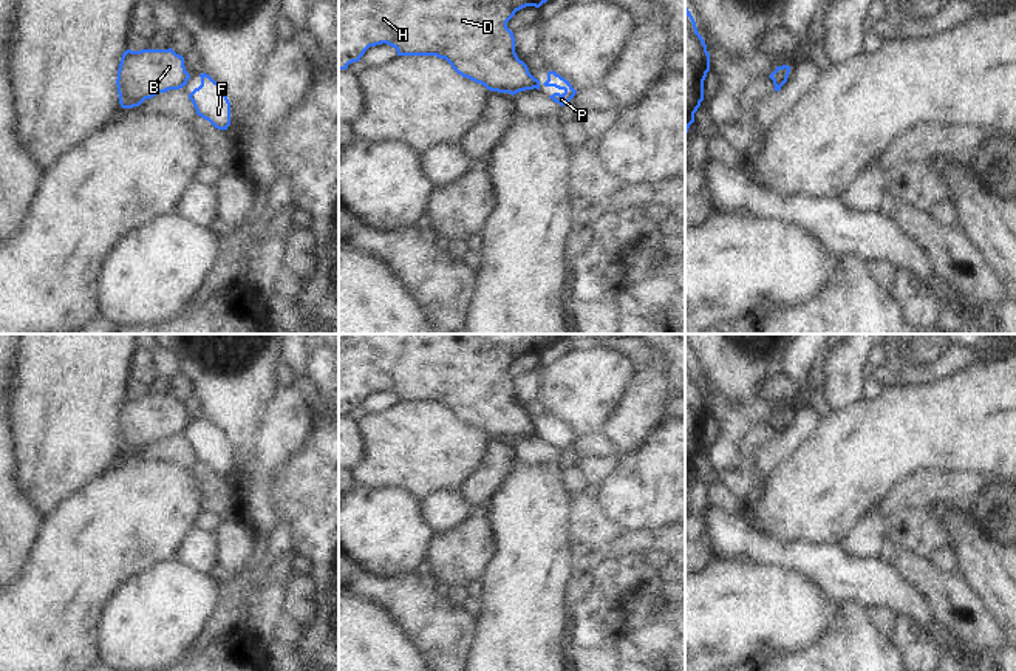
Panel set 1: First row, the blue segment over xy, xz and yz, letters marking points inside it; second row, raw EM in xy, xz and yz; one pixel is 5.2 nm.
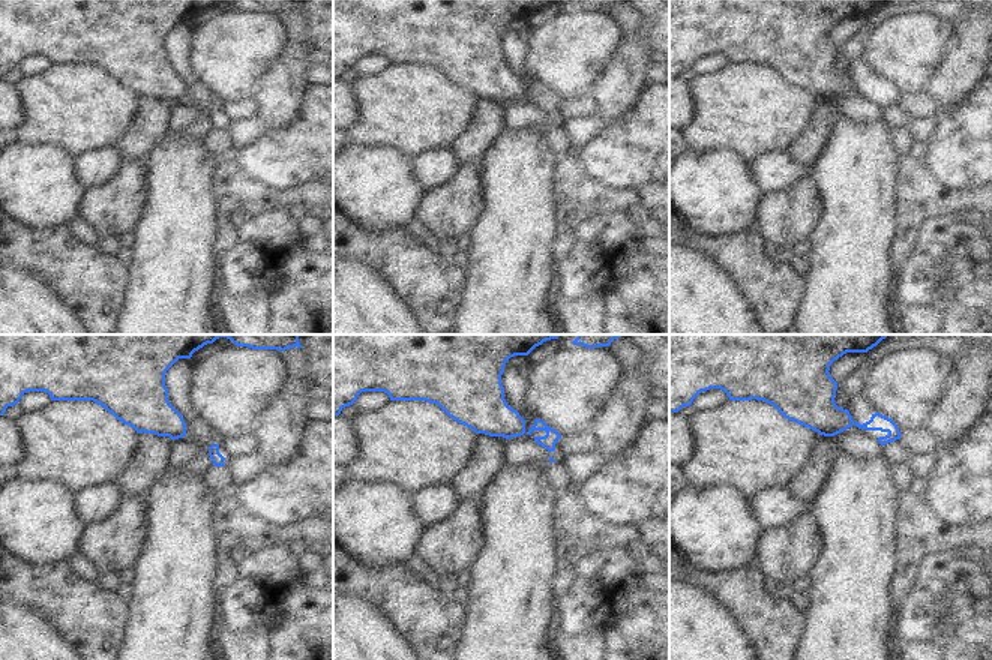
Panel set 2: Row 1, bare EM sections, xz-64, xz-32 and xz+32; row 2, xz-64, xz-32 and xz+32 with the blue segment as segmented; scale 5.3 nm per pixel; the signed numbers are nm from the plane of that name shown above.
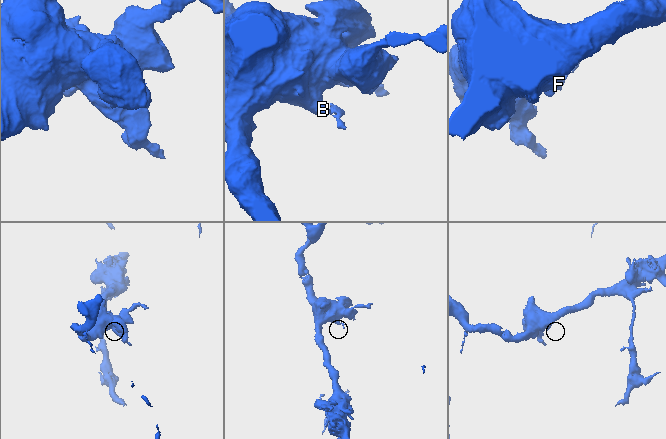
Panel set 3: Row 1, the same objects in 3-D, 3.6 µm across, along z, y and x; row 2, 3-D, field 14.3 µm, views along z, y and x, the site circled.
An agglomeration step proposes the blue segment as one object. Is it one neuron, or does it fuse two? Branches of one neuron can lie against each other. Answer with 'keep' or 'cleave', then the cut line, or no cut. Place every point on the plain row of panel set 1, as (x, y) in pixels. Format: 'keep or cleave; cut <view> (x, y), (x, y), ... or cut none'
cleave; cut xz (534, 425), (535, 433)

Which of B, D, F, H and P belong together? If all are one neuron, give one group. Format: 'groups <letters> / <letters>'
groups B D H / F P

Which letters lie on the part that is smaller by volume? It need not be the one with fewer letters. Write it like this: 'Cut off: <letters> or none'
Cut off: F, P

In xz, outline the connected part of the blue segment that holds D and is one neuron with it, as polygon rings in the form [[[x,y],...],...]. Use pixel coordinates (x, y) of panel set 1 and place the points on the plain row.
[[[339,334],[339,416],[359,408],[370,393],[387,390],[397,402],[436,402],[452,414],[490,438],[517,441],[534,436],[535,424],[515,399],[515,383],[507,368],[526,353],[543,349],[566,334]]]

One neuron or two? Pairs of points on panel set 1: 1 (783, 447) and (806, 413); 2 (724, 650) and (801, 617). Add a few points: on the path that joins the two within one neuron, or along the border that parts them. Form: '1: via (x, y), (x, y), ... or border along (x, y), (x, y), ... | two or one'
1: via (790, 439), (803, 421) | one
2: via (743, 631), (756, 617), (783, 617) | one

